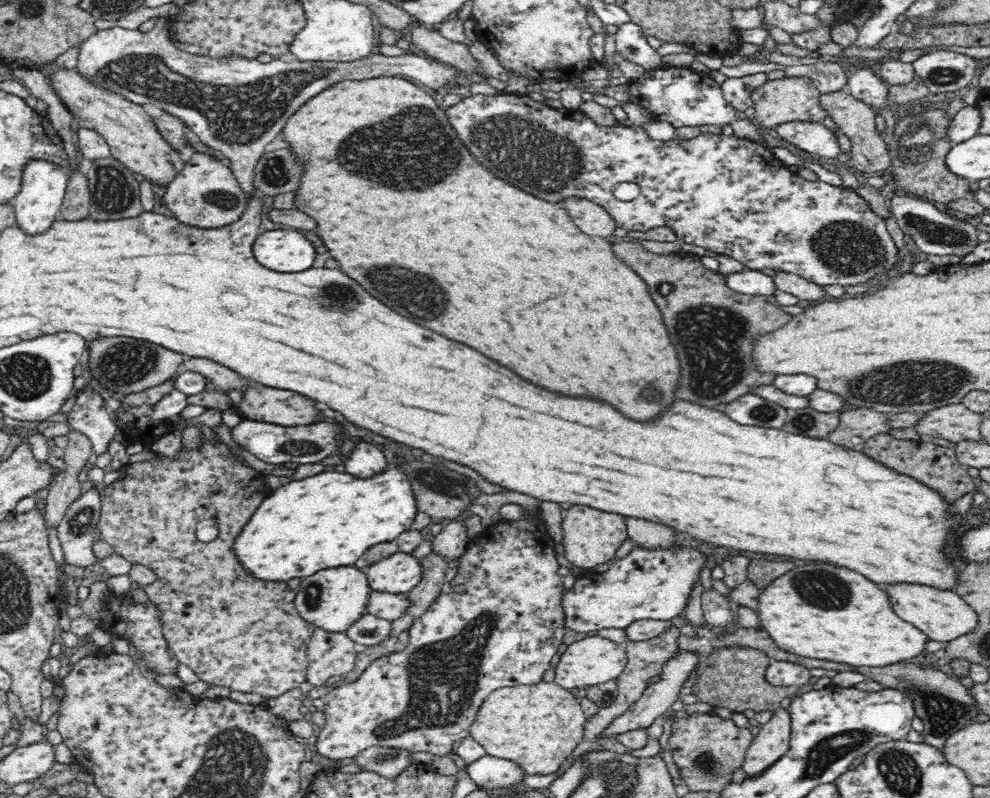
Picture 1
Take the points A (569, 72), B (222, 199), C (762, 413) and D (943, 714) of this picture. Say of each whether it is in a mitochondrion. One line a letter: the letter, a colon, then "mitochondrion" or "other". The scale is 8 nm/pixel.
A: other
B: mitochondrion
C: mitochondrion
D: mitochondrion

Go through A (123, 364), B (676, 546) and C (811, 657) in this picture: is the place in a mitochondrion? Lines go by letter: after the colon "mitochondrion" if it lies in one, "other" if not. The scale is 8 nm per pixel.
A: mitochondrion
B: other
C: other

